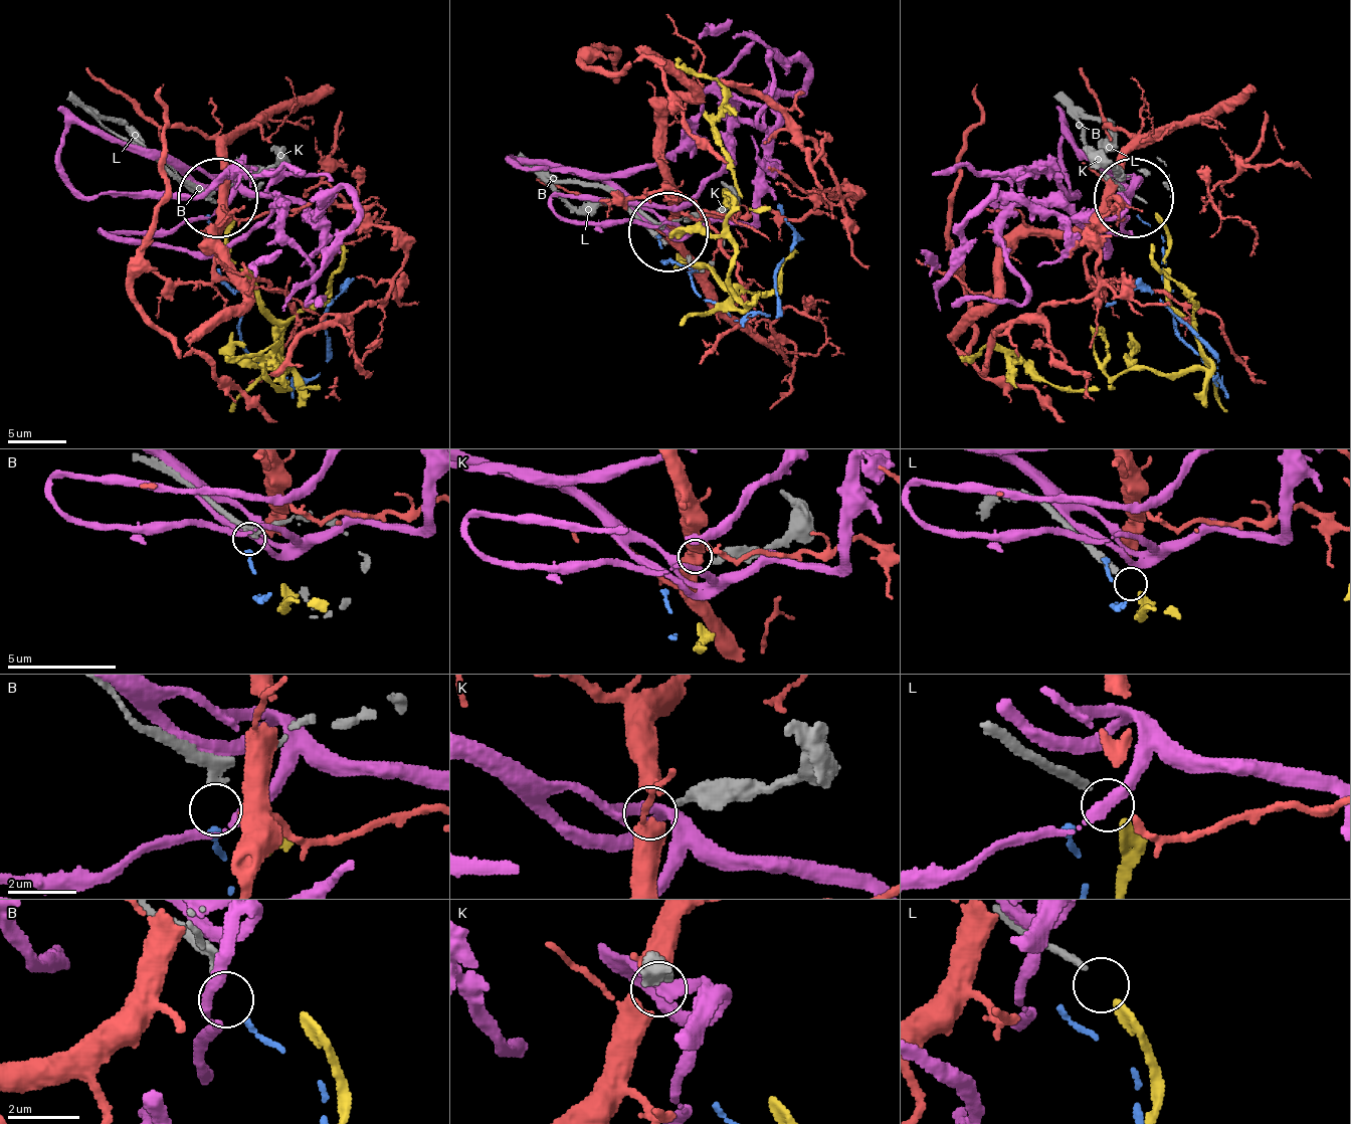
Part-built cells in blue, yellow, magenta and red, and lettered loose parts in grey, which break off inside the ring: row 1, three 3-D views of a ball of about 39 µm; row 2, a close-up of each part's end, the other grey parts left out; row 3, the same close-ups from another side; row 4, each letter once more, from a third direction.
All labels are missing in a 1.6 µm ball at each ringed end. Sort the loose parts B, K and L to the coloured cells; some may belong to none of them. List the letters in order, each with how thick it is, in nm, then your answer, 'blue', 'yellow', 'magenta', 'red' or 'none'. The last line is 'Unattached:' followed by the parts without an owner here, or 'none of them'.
B: 220 nm | blue
K: 380 nm | magenta
L: 220 nm | yellow
Unattached: none of them

